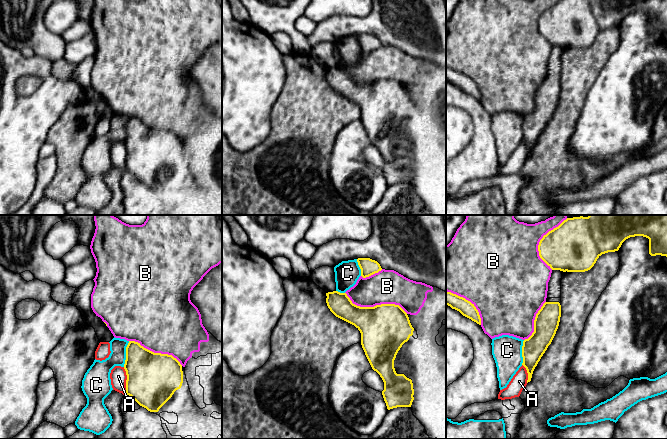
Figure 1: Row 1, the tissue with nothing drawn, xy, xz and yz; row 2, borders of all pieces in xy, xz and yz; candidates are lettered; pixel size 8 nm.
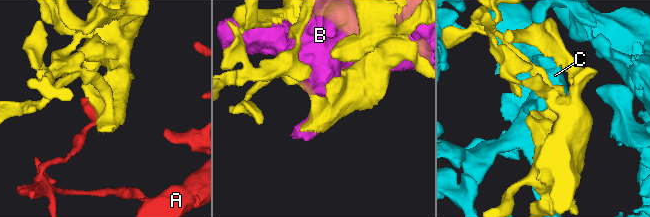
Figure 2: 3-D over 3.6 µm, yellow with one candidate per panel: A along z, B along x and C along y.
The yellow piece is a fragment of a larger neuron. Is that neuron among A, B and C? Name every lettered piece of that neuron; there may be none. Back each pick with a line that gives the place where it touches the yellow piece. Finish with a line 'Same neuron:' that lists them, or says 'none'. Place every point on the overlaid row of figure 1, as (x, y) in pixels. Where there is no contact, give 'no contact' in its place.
C: xy (126, 354)
Same neuron: C

